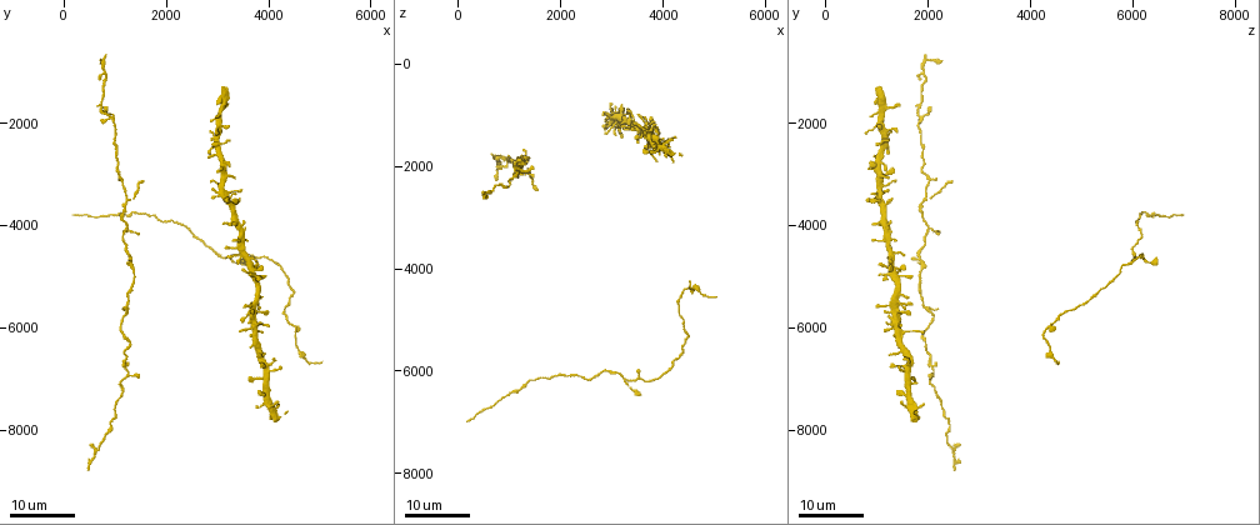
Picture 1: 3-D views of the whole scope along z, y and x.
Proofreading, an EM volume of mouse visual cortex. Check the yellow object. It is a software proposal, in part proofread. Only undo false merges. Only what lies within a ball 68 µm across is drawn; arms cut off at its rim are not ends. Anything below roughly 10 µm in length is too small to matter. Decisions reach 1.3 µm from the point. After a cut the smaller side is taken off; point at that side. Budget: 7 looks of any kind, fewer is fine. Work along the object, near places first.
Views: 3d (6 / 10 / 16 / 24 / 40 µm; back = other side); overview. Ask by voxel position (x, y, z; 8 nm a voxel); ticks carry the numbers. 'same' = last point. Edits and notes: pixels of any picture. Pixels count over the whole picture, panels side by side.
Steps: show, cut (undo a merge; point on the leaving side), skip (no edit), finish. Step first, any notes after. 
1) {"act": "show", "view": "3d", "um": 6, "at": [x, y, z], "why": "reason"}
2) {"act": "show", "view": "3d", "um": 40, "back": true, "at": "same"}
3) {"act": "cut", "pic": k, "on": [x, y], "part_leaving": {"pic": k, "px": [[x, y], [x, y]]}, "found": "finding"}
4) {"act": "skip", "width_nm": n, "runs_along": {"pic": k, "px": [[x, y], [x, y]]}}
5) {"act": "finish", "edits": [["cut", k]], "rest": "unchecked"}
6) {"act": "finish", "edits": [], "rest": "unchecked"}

{"act": "show", "view": "3d", "um": 16, "at": [800, 1850, 1750], "why": "sudden change in width"}

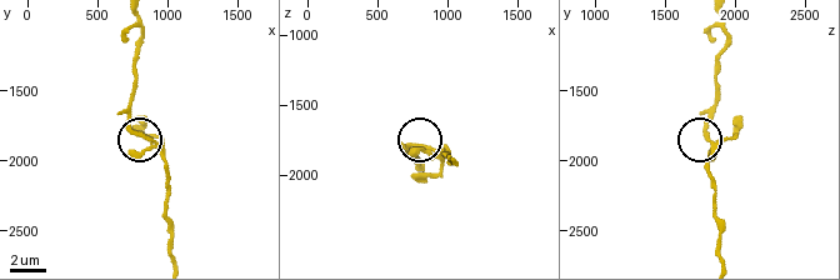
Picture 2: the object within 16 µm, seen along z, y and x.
{"act": "show", "view": "3d", "um": 6, "at": [820, 1840, 1820]}

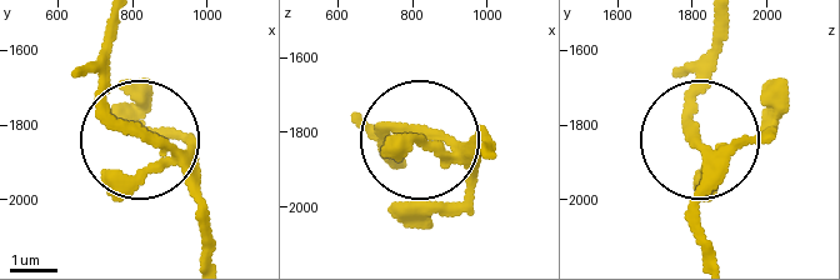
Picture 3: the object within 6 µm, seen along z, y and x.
{"act": "skip", "found": "all the same neuron"}

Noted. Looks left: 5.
{"act": "show", "view": "3d", "um": 24, "at": [1200, 5750, 2100], "why": "thin arm on a thick one"}

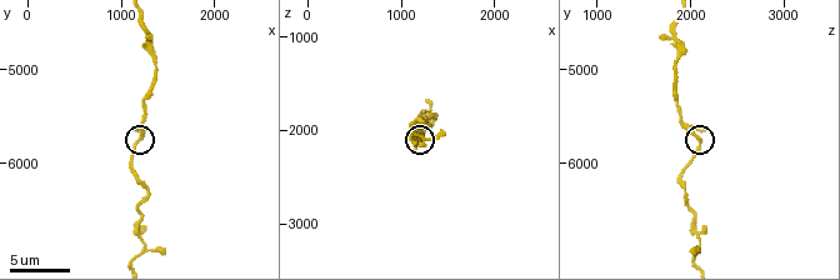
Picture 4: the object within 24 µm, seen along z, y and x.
{"act": "show", "view": "3d", "um": 10, "at": [1200, 5750, 2100]}

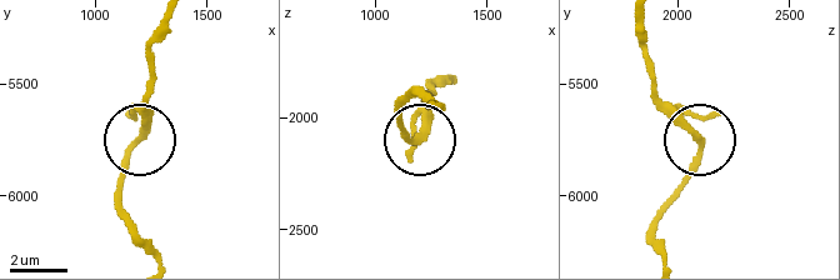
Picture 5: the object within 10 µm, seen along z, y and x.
{"act": "skip", "arms": 3, "runs_along": {"pic": 5, "px": [[644, 25], [654, 90], [699, 140], [680, 195]]}, "found": "continuous, no second neuron"}

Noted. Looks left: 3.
{"act": "show", "view": "3d", "um": 10, "at": [1300, 6400, 1950], "why": "sudden change in width"}

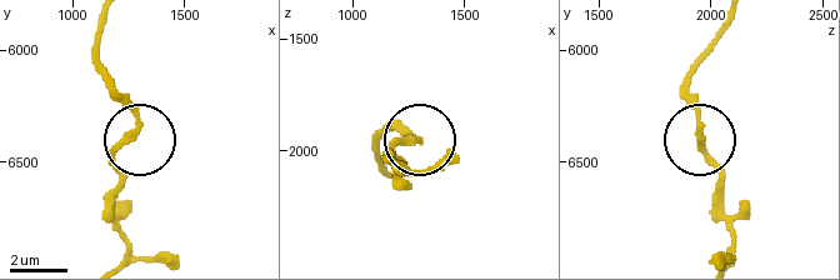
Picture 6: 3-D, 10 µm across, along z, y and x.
{"act": "skip", "found": "all the same neuron"}

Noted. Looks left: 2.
{"act": "show", "view": "3d", "um": 16, "at": [1100, 3150, 2050]}

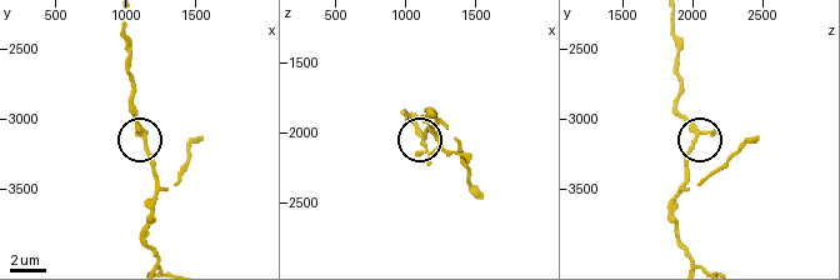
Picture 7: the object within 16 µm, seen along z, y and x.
{"act": "show", "view": "3d", "um": 10, "at": [1140, 3180, 2020]}

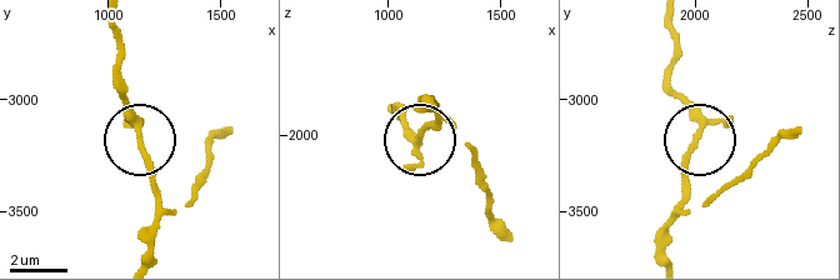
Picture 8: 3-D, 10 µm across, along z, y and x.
{"act": "skip", "found": "all the same neuron"}

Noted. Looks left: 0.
{"act": "finish", "edits": [], "rest": "unchecked"}

